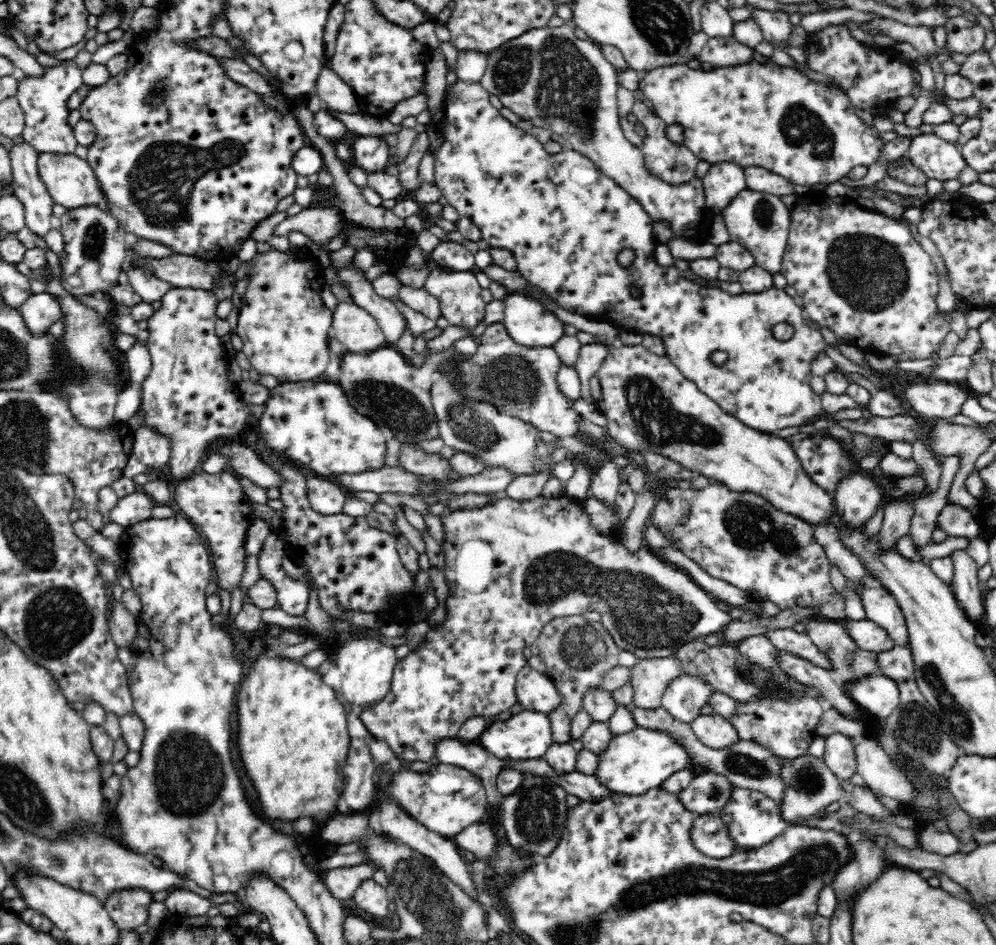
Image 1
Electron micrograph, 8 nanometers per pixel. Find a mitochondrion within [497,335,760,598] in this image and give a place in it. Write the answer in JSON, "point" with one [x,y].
{"point":[656,419]}

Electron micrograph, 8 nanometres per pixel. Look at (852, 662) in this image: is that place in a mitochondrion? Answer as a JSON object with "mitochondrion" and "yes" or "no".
{"mitochondrion":"yes"}

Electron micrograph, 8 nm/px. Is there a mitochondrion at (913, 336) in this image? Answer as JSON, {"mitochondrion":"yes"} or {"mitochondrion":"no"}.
{"mitochondrion":"no"}

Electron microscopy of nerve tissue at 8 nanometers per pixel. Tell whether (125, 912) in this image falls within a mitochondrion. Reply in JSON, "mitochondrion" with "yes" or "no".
{"mitochondrion":"no"}

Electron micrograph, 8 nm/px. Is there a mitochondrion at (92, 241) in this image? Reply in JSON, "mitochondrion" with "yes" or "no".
{"mitochondrion":"yes"}

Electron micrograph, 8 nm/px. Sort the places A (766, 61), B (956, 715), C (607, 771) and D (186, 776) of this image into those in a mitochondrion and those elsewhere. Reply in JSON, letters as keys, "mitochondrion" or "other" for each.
{"A":"other","B":"mitochondrion","C":"other","D":"mitochondrion"}

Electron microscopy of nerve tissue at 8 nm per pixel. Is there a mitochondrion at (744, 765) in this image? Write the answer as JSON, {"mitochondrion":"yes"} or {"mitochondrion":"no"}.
{"mitochondrion":"yes"}

